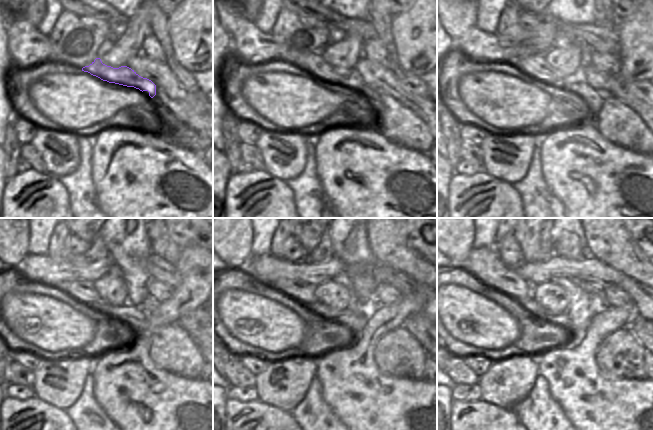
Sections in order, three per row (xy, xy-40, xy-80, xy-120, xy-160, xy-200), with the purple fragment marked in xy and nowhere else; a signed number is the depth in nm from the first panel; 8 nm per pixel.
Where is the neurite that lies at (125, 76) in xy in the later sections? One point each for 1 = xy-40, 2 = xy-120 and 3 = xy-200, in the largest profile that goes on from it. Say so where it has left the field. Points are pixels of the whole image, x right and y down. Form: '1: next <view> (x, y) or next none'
1: next xy-40 (313, 63)
2: next xy-120 (84, 291)
3: next xy-200 (483, 264)

